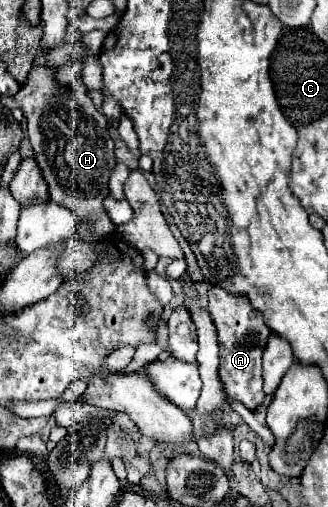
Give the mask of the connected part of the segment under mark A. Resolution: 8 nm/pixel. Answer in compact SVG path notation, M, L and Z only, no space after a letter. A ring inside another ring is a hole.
M222 286L208 290L208 310L216 320L218 342L220 342L220 380L226 386L226 394L242 402L248 410L256 410L264 402L264 380L262 380L262 352L270 336L270 328L264 322L260 310L256 310L246 296L230 294Z

